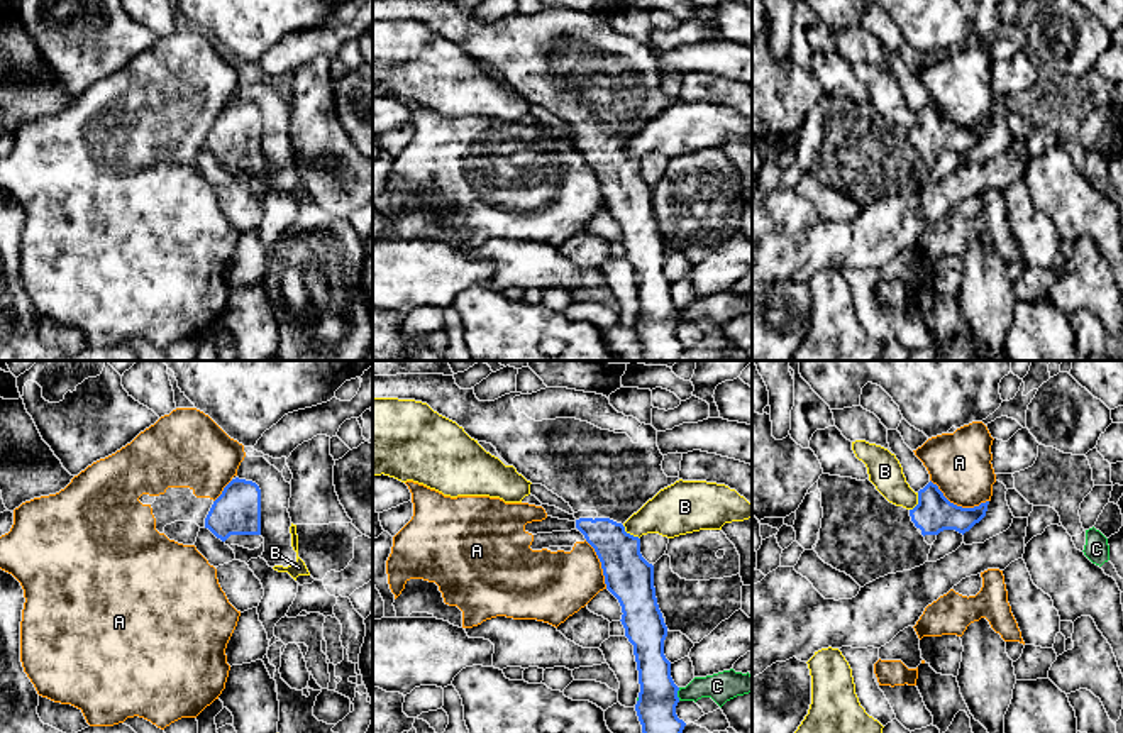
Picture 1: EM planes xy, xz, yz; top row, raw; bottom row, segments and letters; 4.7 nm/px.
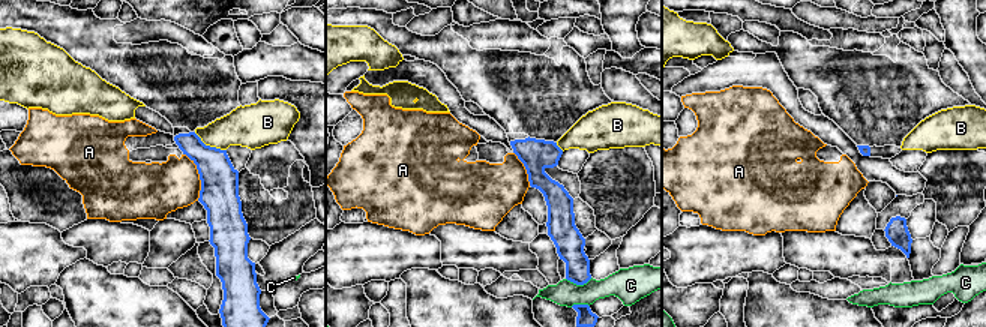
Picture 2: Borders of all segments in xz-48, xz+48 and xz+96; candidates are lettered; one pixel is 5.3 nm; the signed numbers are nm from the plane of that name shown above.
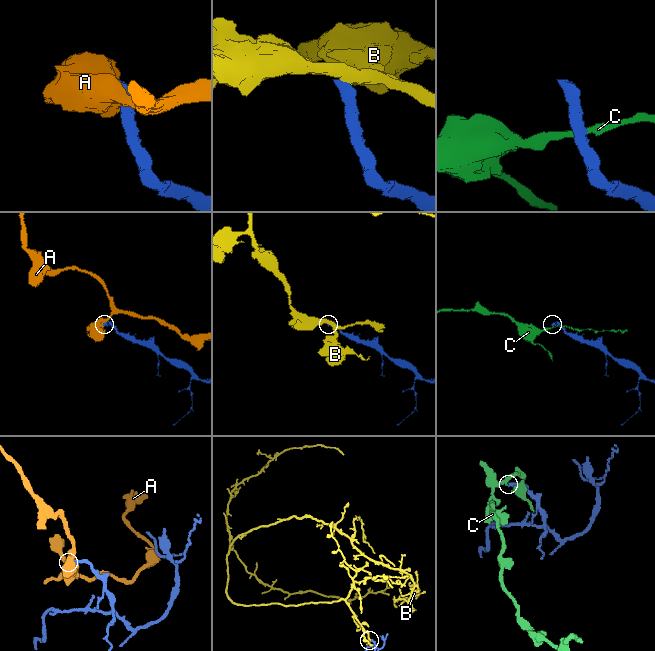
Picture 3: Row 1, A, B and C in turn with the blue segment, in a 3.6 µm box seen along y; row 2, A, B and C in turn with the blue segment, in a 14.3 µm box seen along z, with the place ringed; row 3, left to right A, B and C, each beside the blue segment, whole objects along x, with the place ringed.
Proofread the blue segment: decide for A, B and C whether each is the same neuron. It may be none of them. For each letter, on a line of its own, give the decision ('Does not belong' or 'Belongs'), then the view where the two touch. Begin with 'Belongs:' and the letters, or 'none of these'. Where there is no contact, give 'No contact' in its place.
Belongs: none of these
A: Does not belong. Touches blue in yz
B: Does not belong. Touches blue in xz
C: Does not belong. Touches blue in xz

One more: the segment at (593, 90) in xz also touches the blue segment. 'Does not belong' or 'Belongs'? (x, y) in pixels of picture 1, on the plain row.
Belongs

